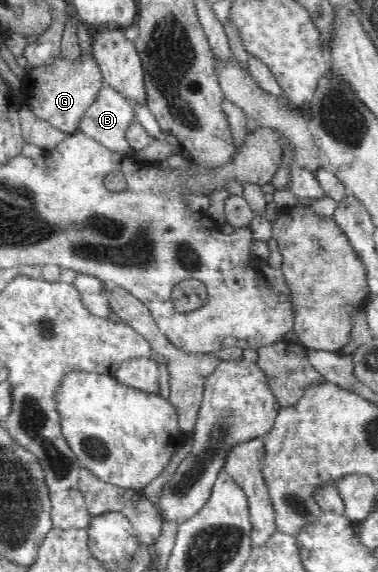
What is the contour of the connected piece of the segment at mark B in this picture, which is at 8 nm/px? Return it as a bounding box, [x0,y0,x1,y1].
[78,84,136,155]

